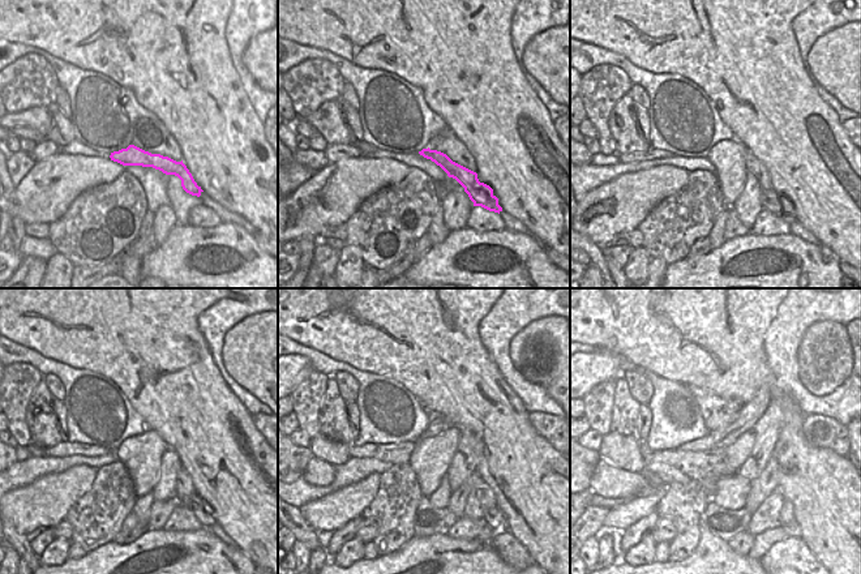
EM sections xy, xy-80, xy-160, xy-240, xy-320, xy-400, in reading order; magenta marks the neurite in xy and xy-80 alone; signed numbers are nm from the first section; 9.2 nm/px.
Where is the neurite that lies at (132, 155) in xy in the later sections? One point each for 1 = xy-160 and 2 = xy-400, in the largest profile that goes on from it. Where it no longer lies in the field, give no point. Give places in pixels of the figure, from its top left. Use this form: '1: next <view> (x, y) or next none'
1: next xy-160 (771, 200)
2: next xy-400 (793, 530)

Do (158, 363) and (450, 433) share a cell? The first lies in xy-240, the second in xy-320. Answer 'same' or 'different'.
different

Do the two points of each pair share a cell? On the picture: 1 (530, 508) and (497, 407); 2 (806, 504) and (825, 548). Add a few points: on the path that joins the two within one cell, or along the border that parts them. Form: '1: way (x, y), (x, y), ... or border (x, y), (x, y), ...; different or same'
1: way (530, 483), (527, 475), (512, 458), (502, 432); same
2: way (817, 514), (822, 519), (822, 538); same

